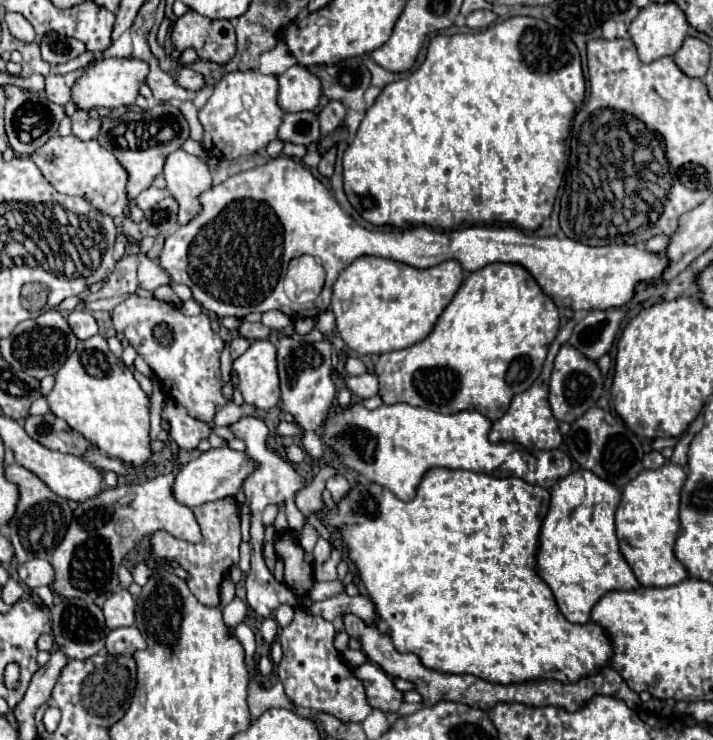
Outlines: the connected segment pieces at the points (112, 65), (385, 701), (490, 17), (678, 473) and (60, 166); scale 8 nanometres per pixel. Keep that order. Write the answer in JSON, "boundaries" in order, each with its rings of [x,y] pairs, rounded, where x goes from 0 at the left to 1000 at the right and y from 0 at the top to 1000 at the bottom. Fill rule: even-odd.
{"boundaries":[[[[146,77],[140,82],[126,85],[126,91],[121,91],[118,101],[104,112],[101,118],[101,136],[107,139],[109,147],[126,150],[129,145],[180,145],[191,136],[194,126],[196,126],[196,115],[202,112],[205,101],[208,101],[208,85],[199,80],[188,80],[188,77]]],[[[513,893],[496,904],[496,912],[502,920],[508,920],[519,955],[536,961],[558,961],[564,953],[564,936],[553,928],[550,918],[533,901]]],[[[665,15],[654,23],[654,34],[659,39],[682,39],[684,34],[690,34],[696,28],[696,18],[693,15]]],[[[931,626],[926,634],[903,634],[886,647],[875,664],[864,691],[864,720],[870,745],[889,769],[898,791],[903,793],[937,793],[965,780],[962,766],[945,750],[945,734],[954,718],[954,664],[962,650],[962,639],[954,628]]],[[[107,182],[95,185],[73,185],[65,196],[59,196],[48,209],[45,218],[53,223],[59,236],[90,264],[112,264],[118,266],[132,282],[154,291],[154,293],[174,293],[180,269],[177,269],[177,247],[180,236],[177,228],[160,215],[160,207],[149,204],[135,188],[112,191]]]]}

